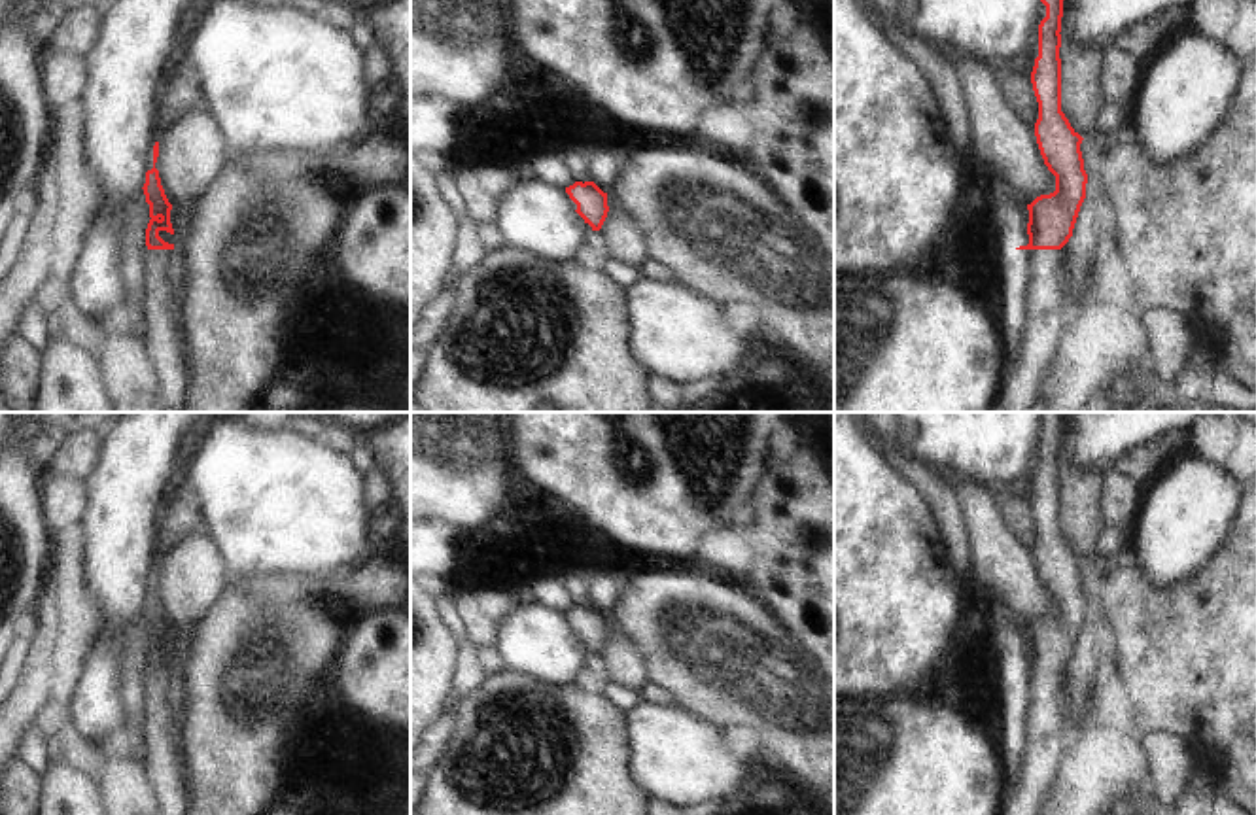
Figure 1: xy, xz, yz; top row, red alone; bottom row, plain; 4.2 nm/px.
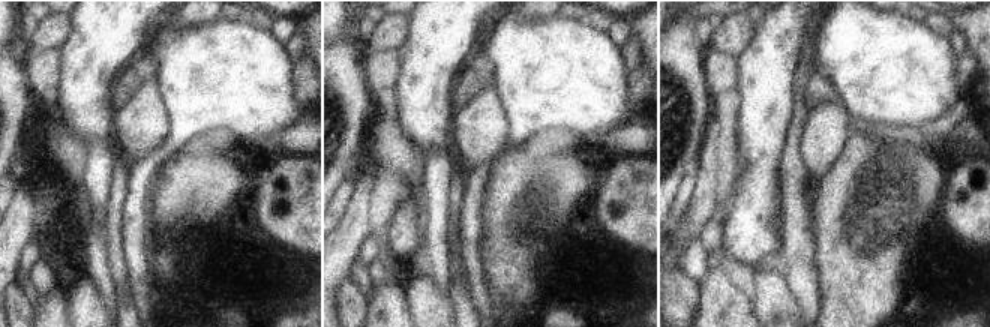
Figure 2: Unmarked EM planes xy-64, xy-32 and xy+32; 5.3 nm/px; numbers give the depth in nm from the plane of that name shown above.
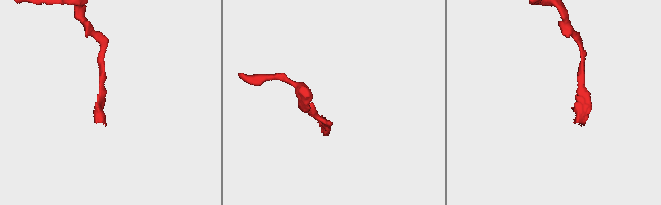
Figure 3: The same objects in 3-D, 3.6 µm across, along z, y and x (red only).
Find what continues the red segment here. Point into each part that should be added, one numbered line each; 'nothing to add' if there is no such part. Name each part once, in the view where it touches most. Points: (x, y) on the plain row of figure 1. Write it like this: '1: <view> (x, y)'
1: yz (1046, 740).

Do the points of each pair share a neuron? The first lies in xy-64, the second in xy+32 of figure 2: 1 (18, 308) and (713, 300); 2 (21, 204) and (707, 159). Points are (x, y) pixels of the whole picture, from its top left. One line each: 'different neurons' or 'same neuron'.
1: different neurons
2: same neuron

